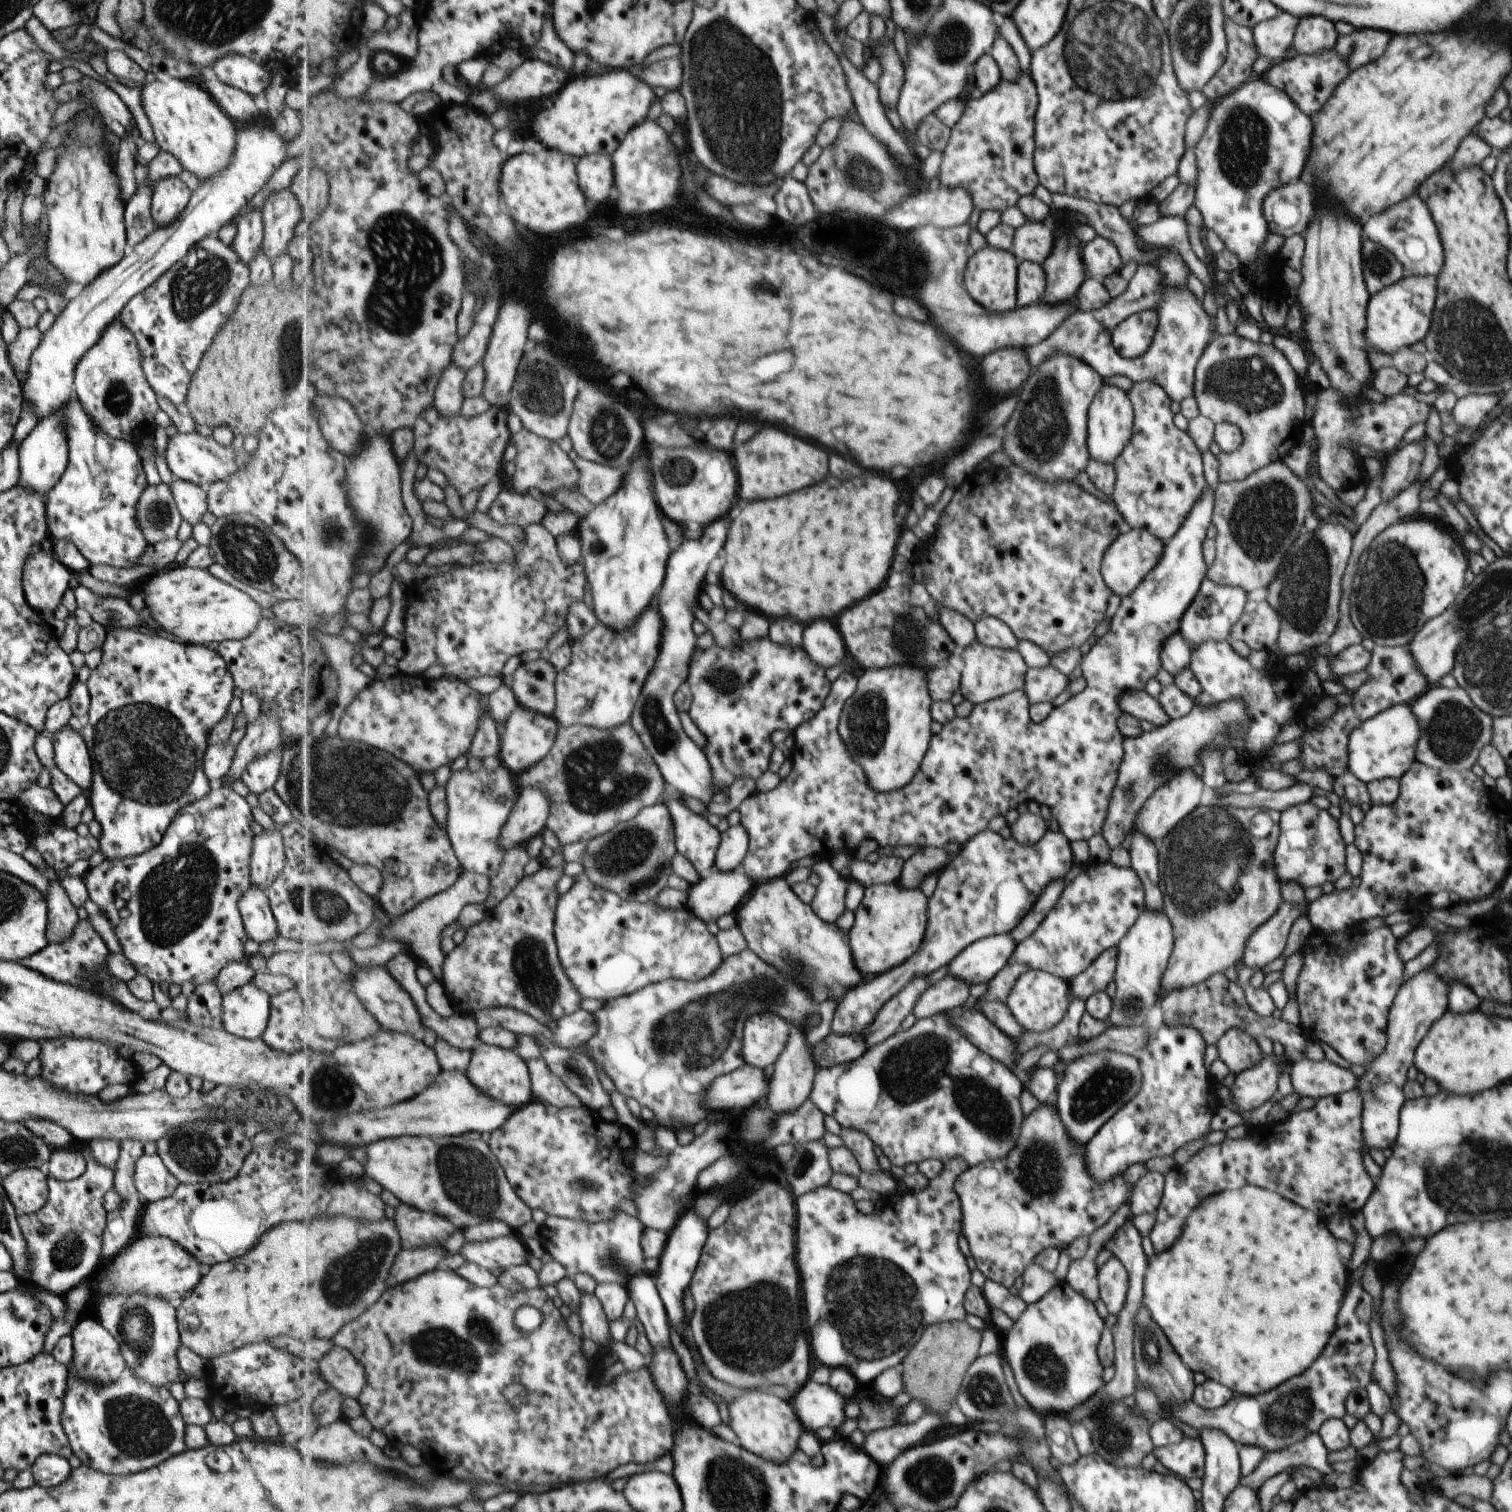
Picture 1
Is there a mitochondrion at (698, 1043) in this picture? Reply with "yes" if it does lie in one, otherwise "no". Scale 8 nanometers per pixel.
yes

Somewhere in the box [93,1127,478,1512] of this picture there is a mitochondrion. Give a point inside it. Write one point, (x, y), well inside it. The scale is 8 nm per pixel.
(139, 1428)

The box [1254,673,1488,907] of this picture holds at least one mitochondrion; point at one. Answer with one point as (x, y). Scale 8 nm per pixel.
(1453, 731)

